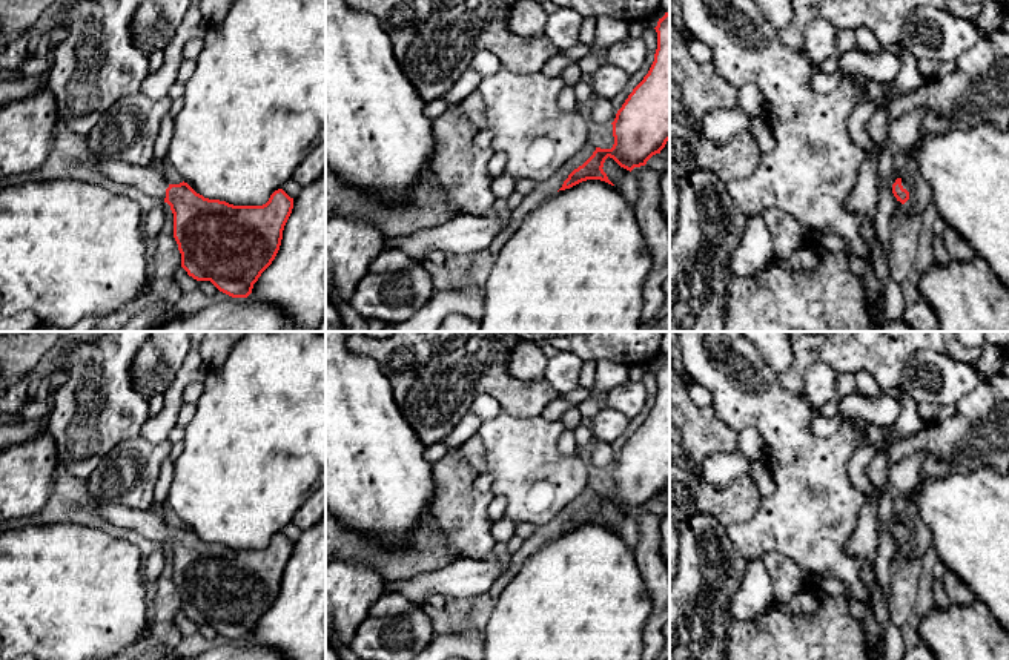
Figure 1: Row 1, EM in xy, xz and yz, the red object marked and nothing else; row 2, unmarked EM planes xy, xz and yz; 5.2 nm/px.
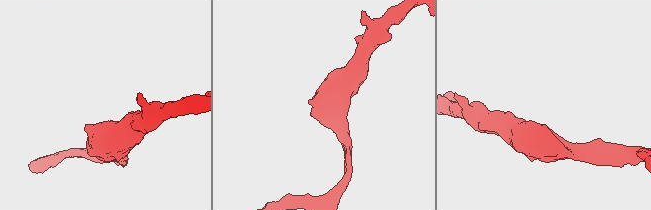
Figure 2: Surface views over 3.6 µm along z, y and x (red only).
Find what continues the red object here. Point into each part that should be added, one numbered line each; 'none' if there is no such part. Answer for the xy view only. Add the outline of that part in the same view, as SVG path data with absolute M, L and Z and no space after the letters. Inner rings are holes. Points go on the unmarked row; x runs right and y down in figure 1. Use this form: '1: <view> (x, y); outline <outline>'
1: xy (149, 524); outline M101 500L95 505L100 516L117 528L135 531L152 542L166 542L169 526L157 510L131 510L114 500Z

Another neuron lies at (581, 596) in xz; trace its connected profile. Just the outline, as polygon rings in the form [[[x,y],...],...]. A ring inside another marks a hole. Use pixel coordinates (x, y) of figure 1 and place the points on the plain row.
[[[587,523],[554,536],[527,557],[496,599],[482,635],[482,660],[640,660],[643,628],[651,609],[653,602],[625,539],[605,525]]]

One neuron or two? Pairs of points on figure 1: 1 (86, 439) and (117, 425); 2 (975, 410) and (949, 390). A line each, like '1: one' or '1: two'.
1: one
2: two

